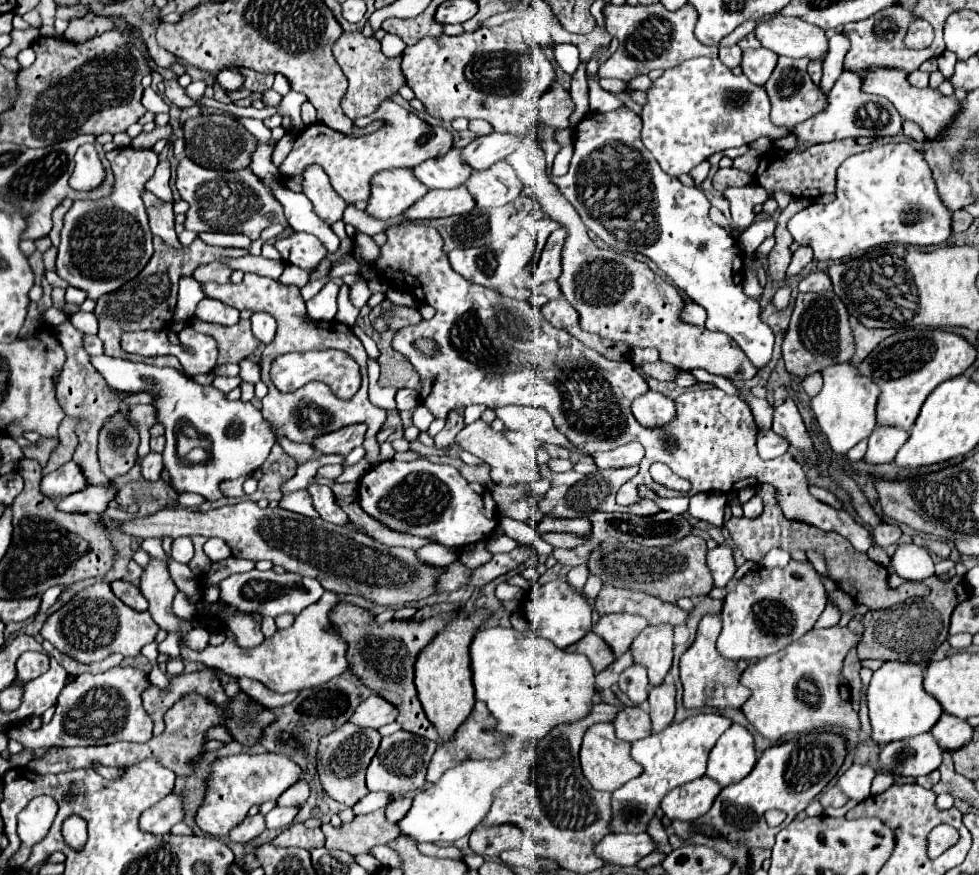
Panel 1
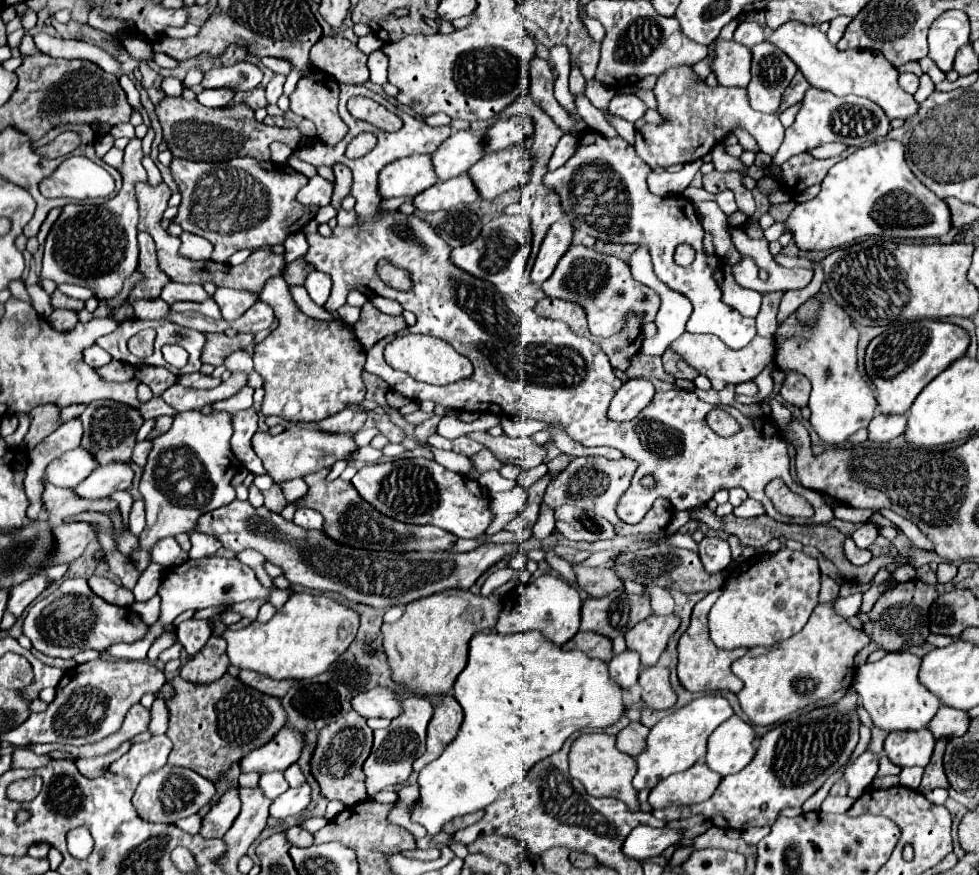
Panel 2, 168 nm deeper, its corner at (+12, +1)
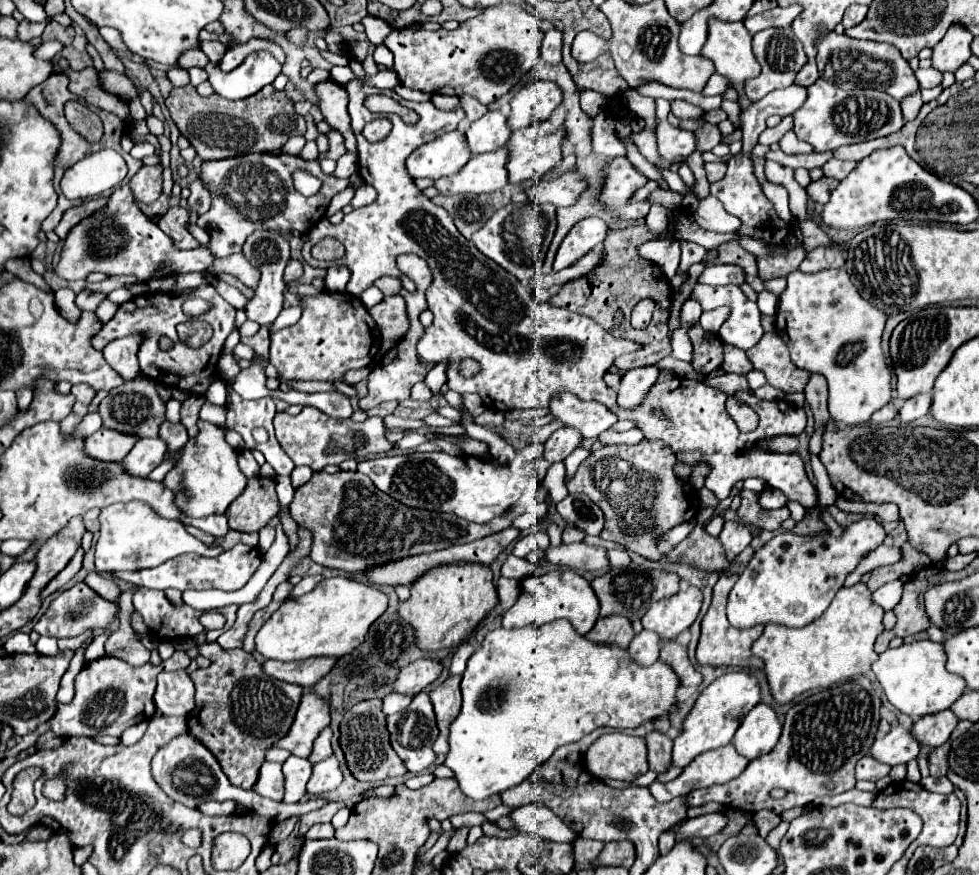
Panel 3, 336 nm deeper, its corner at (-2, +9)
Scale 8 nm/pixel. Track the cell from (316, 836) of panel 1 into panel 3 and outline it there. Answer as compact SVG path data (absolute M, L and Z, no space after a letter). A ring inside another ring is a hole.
M320 823L320 825L314 825L308 833L306 833L306 839L332 839L334 837L334 827L330 823Z

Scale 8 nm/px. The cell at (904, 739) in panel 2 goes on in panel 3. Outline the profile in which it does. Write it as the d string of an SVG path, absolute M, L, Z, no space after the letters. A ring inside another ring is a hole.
M948 709L948 711L918 719L912 727L912 735L918 743L924 743L928 747L938 747L948 741L956 723L958 723L958 717L954 717L954 713Z

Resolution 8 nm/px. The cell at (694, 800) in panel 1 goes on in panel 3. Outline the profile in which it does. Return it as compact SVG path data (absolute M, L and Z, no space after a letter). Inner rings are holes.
M724 745L720 749L714 751L706 751L700 753L684 771L678 779L668 781L668 783L660 783L654 781L648 789L650 795L658 801L670 801L674 797L692 793L694 789L700 787L710 787L710 785L720 785L726 783L734 777L738 777L746 765L750 761L746 757L742 757L734 745Z

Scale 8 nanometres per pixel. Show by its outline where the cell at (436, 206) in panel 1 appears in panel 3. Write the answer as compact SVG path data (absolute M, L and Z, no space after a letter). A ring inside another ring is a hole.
M508 149L472 157L456 175L442 177L436 187L442 195L454 193L492 193L508 183Z

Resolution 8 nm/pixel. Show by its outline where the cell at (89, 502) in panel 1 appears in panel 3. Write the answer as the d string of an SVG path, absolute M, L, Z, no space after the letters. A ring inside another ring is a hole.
M146 437L140 439L134 449L124 457L122 467L136 477L148 477L148 473L164 461L168 453L168 445L160 441L160 437Z

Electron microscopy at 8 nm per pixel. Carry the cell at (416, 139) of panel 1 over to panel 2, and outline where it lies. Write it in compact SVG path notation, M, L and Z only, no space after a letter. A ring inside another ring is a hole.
M340 85L340 95L344 95L344 123L350 129L348 135L334 147L318 139L290 153L290 157L306 161L314 167L334 167L336 163L348 165L354 175L350 195L356 199L356 211L360 221L364 223L360 227L336 226L332 231L332 237L322 237L320 233L308 235L310 249L304 255L308 263L312 263L318 271L328 273L332 279L332 291L326 301L328 311L338 311L346 303L346 295L356 285L374 287L376 295L396 299L404 309L410 309L418 317L416 325L407 327L404 335L424 333L438 337L450 343L460 355L468 357L474 365L472 377L450 385L428 385L412 379L408 373L396 373L392 367L386 367L384 347L397 336L402 336L402 333L398 332L380 339L374 345L374 353L366 353L366 371L382 377L390 385L390 389L402 393L404 397L416 403L434 401L456 411L530 417L562 427L566 435L570 435L574 441L586 447L606 445L620 449L624 457L634 459L638 463L630 489L624 491L616 505L616 515L626 523L638 523L658 497L668 499L674 509L690 509L710 501L718 489L732 487L742 487L752 499L764 505L768 517L780 523L816 525L834 519L832 507L828 507L816 491L794 483L790 475L790 457L786 451L786 441L776 433L776 427L768 419L766 425L756 421L752 423L738 409L722 405L722 409L728 411L740 423L740 431L734 437L720 437L706 425L706 413L712 411L714 405L704 403L696 397L696 393L684 389L656 393L652 405L648 405L640 413L640 417L631 421L608 419L606 409L616 391L620 389L622 381L614 373L608 373L610 361L600 349L600 345L588 341L586 337L574 335L562 321L548 321L536 315L534 309L518 307L518 303L504 299L492 283L476 279L456 269L450 263L450 247L434 233L434 229L426 221L418 219L416 215L402 215L396 211L388 217L378 217L378 171L384 165L408 155L434 153L438 145L450 135L450 127L430 127L424 121L396 109L392 103L372 93L364 85ZM356 95L380 101L388 111L396 113L404 121L402 129L396 133L386 133L352 117L346 109L346 103ZM364 131L372 133L378 139L376 147L360 159L346 159L344 149L348 141L352 141L356 135ZM380 259L390 261L398 269L406 269L410 273L412 289L398 291L388 287L376 273L376 265ZM646 473L652 473L658 479L660 487L642 489L640 477ZM776 477L780 477L790 491L802 495L814 507L812 519L784 517L772 507L772 503L764 495L764 487L768 481Z

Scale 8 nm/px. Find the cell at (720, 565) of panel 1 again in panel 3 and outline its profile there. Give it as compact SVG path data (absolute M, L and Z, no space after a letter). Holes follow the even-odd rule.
M726 521L724 529L720 533L720 541L722 541L728 557L736 557L750 545L752 533L746 525L742 525L738 521Z

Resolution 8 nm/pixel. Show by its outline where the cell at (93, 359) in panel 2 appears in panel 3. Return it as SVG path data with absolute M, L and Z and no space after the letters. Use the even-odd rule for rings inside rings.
M142 333L116 339L116 341L108 343L102 351L108 365L112 365L112 369L118 371L120 377L124 377L124 381L136 379L136 375L140 373L138 357L136 357L140 343L142 343Z

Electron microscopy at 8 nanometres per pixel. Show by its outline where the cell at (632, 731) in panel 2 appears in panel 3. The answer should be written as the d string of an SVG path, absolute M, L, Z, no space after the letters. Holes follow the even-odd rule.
M652 731L650 735L646 735L646 743L648 743L648 765L650 765L650 769L654 769L658 775L666 773L670 769L672 741L666 735Z

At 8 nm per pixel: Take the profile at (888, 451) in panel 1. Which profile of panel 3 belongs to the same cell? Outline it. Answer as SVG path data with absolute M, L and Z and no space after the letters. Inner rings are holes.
M922 393L922 395L918 395L918 397L910 397L904 405L902 405L902 409L900 409L900 413L898 413L898 421L900 423L910 423L910 421L916 421L916 419L920 419L920 417L924 417L928 411L930 411L930 405L932 405L932 395L930 393Z

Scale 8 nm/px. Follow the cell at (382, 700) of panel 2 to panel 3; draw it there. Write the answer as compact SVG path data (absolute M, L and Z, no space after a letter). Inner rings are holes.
M418 659L402 667L398 679L394 681L394 691L402 695L416 695L434 683L442 673L440 659Z

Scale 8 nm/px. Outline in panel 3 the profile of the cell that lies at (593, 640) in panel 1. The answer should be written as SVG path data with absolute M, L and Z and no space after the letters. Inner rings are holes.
M610 615L610 617L598 619L594 629L586 637L596 643L614 643L614 645L620 645L622 649L628 649L630 641L634 637L634 629L632 629L628 617Z

